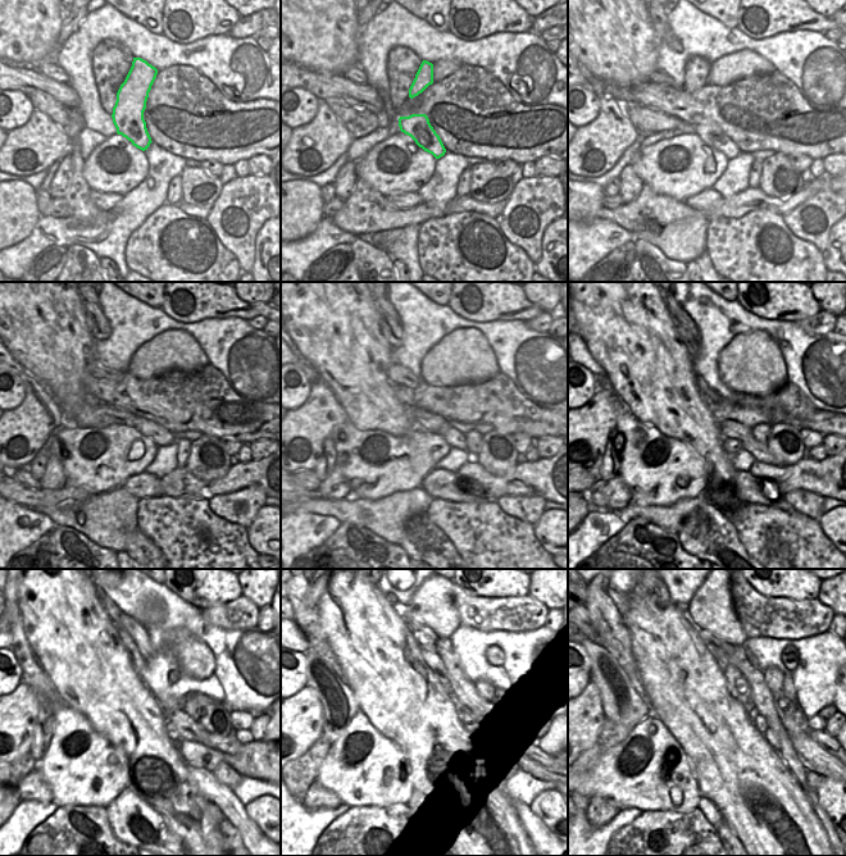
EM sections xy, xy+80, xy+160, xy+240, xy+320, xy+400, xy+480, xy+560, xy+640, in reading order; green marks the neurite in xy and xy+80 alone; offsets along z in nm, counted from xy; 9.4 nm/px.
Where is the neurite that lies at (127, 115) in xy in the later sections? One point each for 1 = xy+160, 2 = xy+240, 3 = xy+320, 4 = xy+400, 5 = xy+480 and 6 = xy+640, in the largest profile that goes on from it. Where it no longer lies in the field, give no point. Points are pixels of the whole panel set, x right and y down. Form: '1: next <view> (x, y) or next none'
1: next xy+160 (712, 135)
2: next xy+240 (160, 436)
3: next xy+320 (453, 436)
4: next xy+400 (760, 451)
5: next xy+480 (230, 745)
6: next xy+640 (827, 742)

